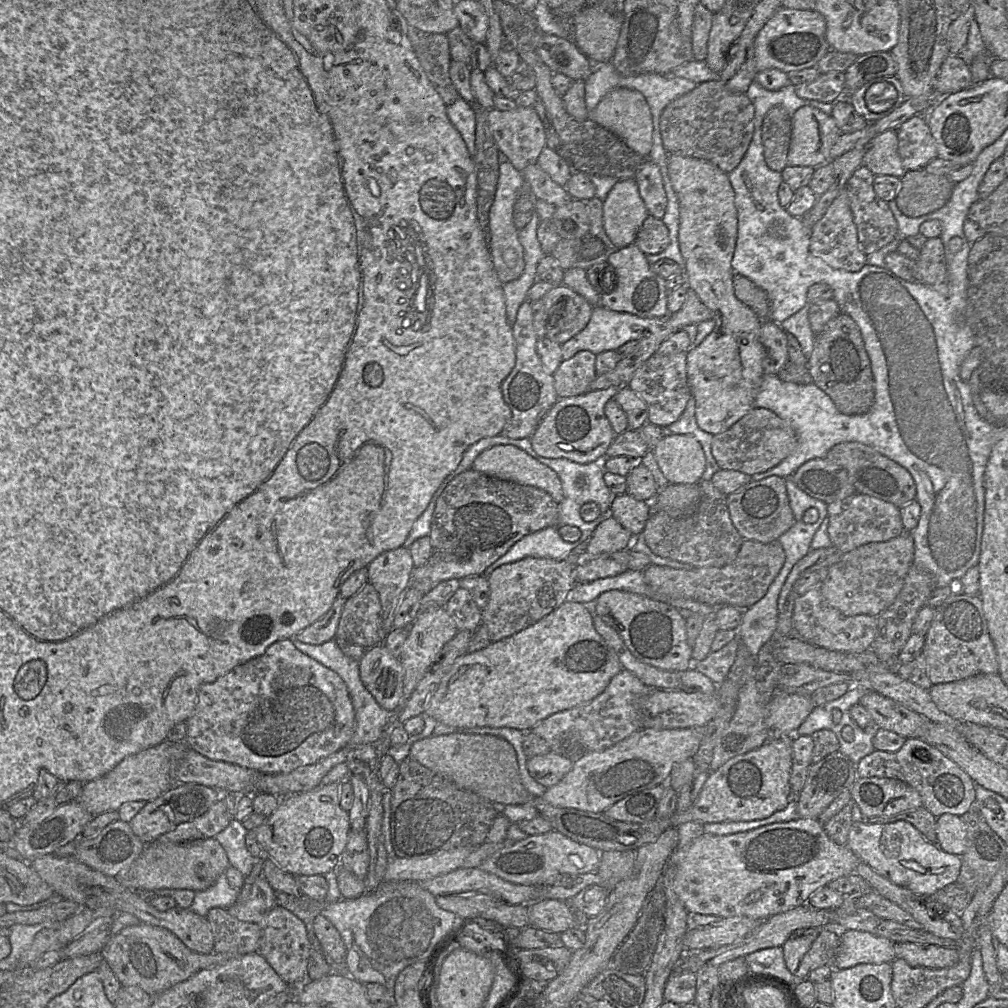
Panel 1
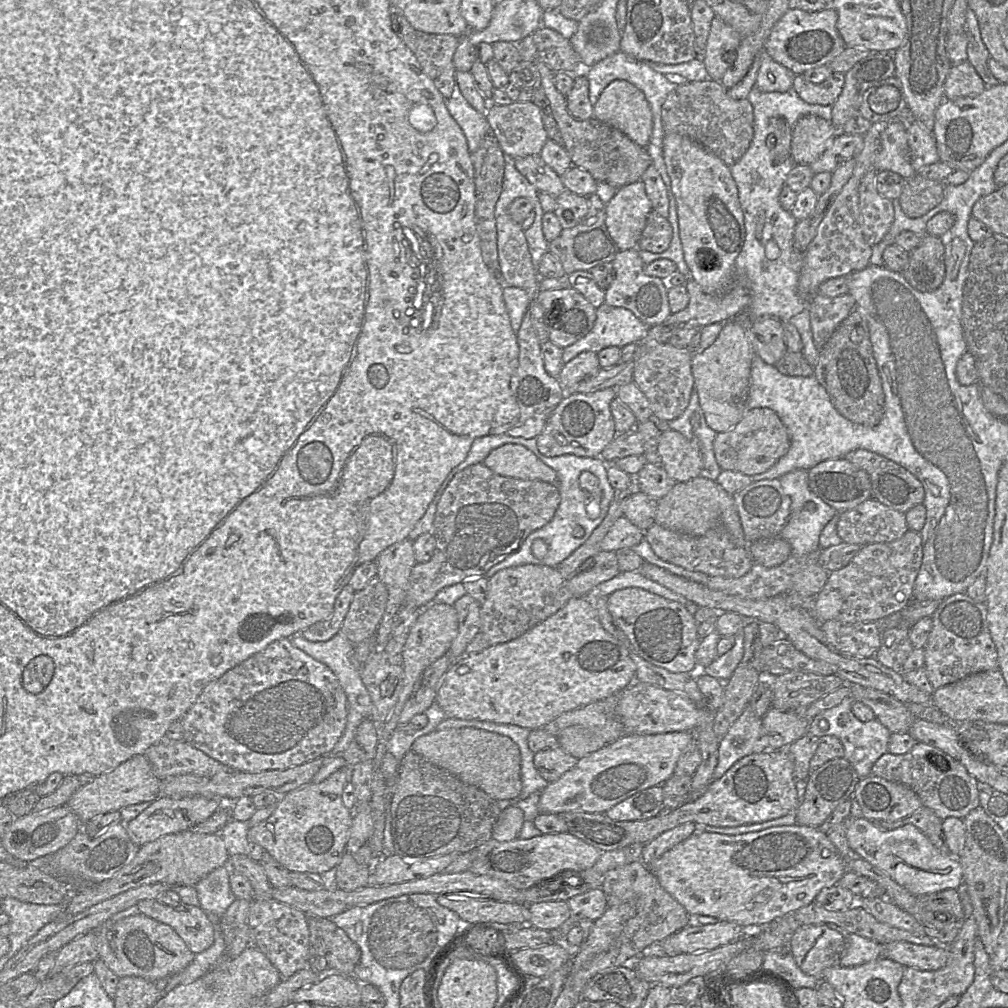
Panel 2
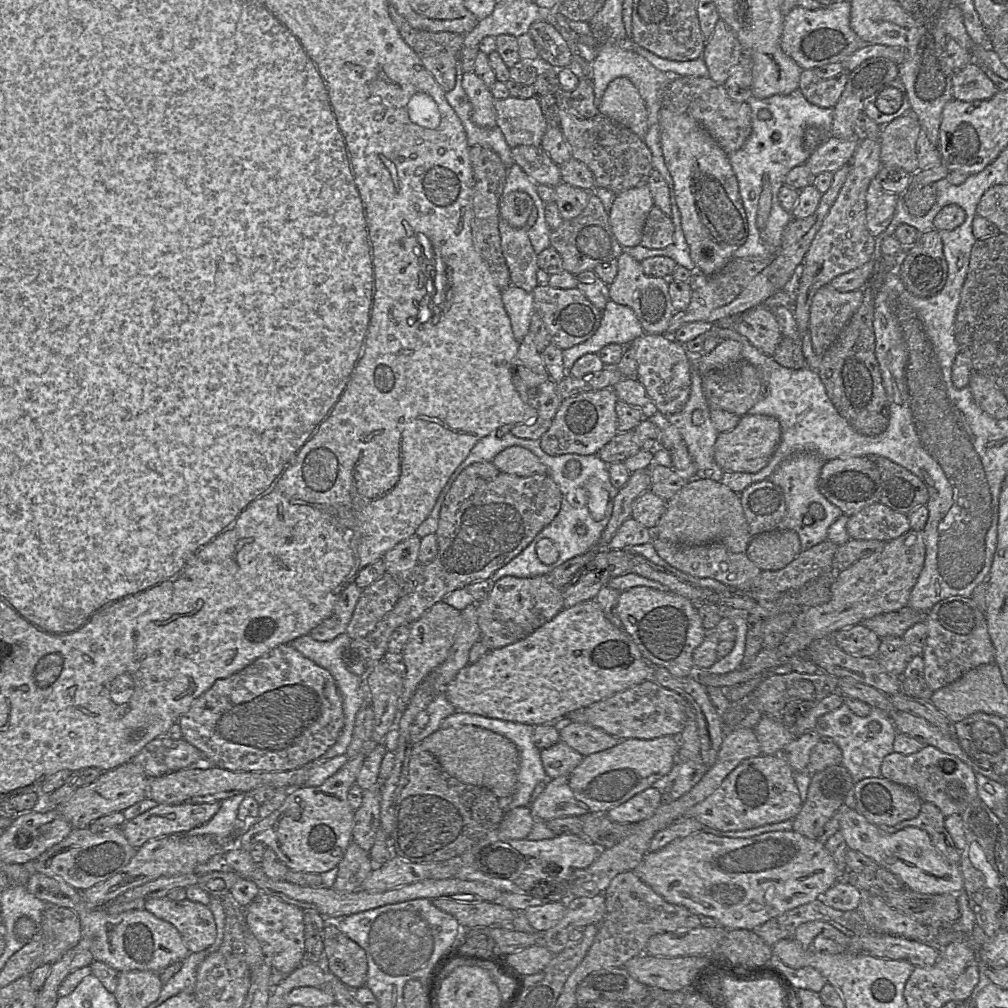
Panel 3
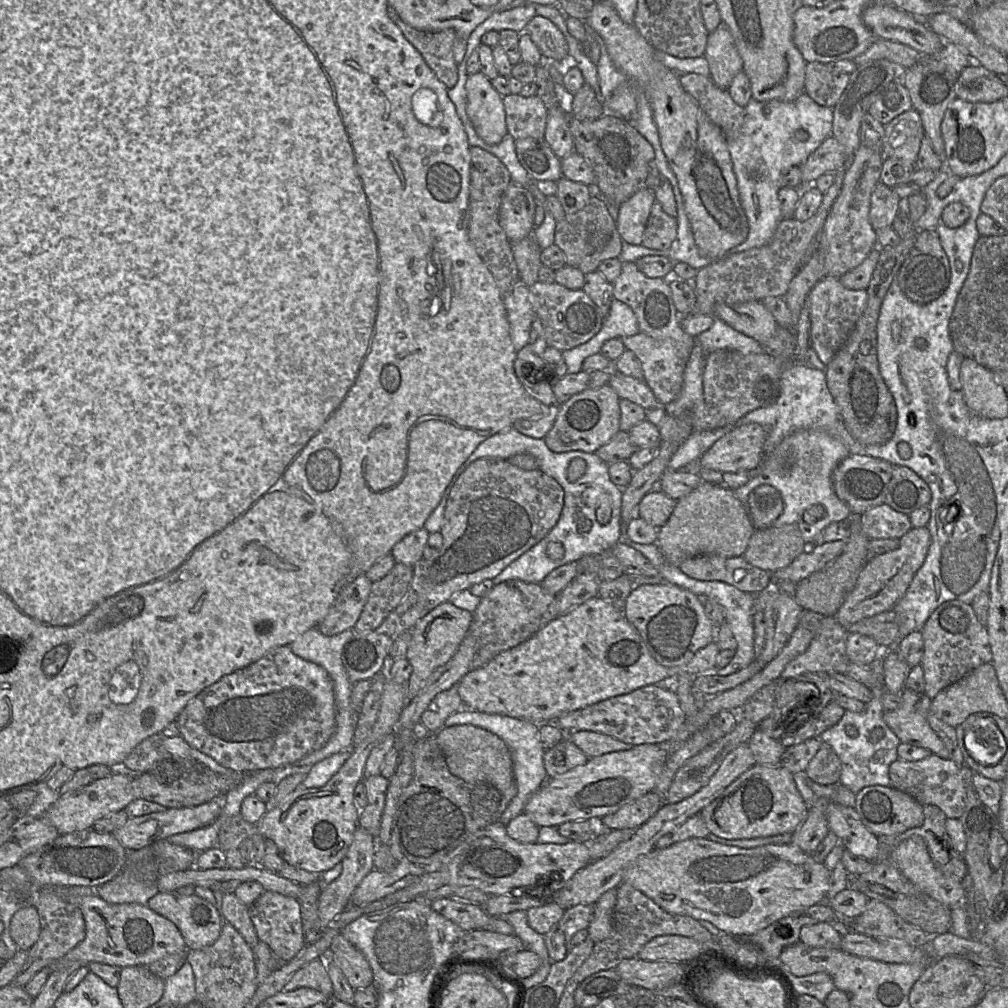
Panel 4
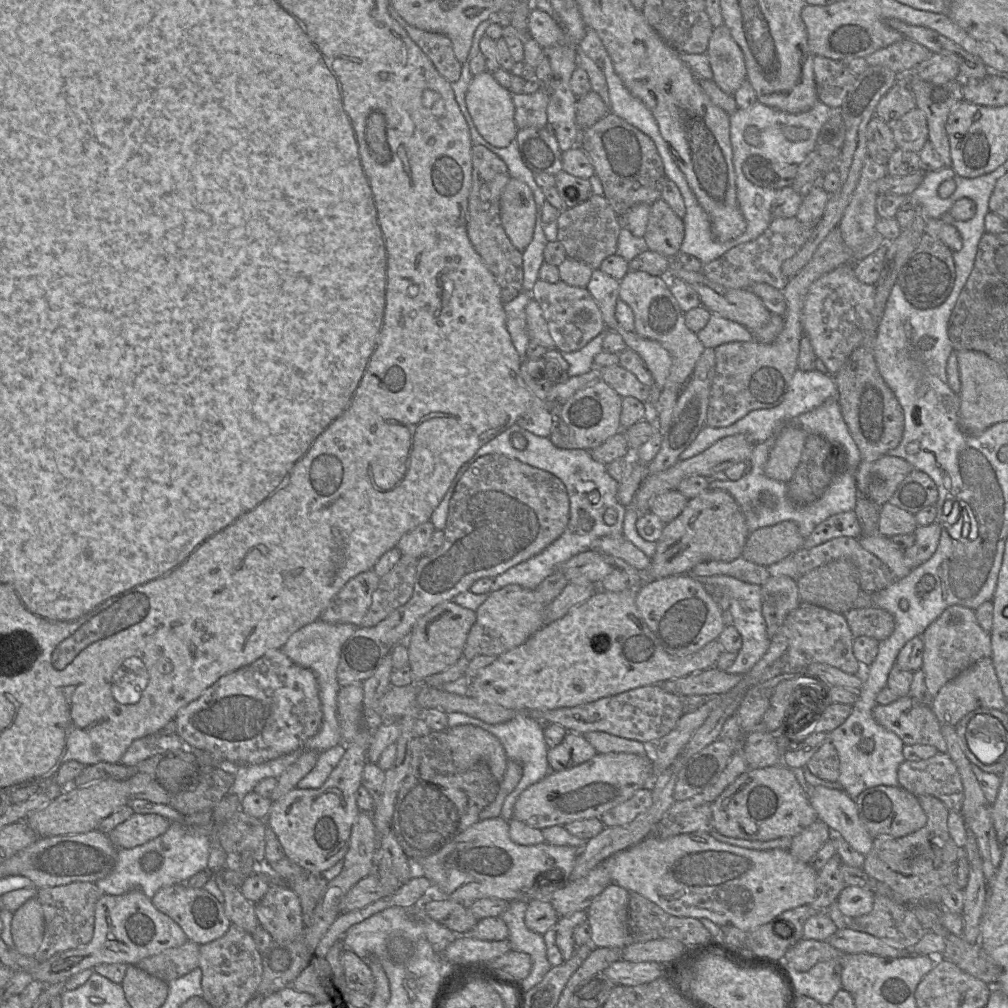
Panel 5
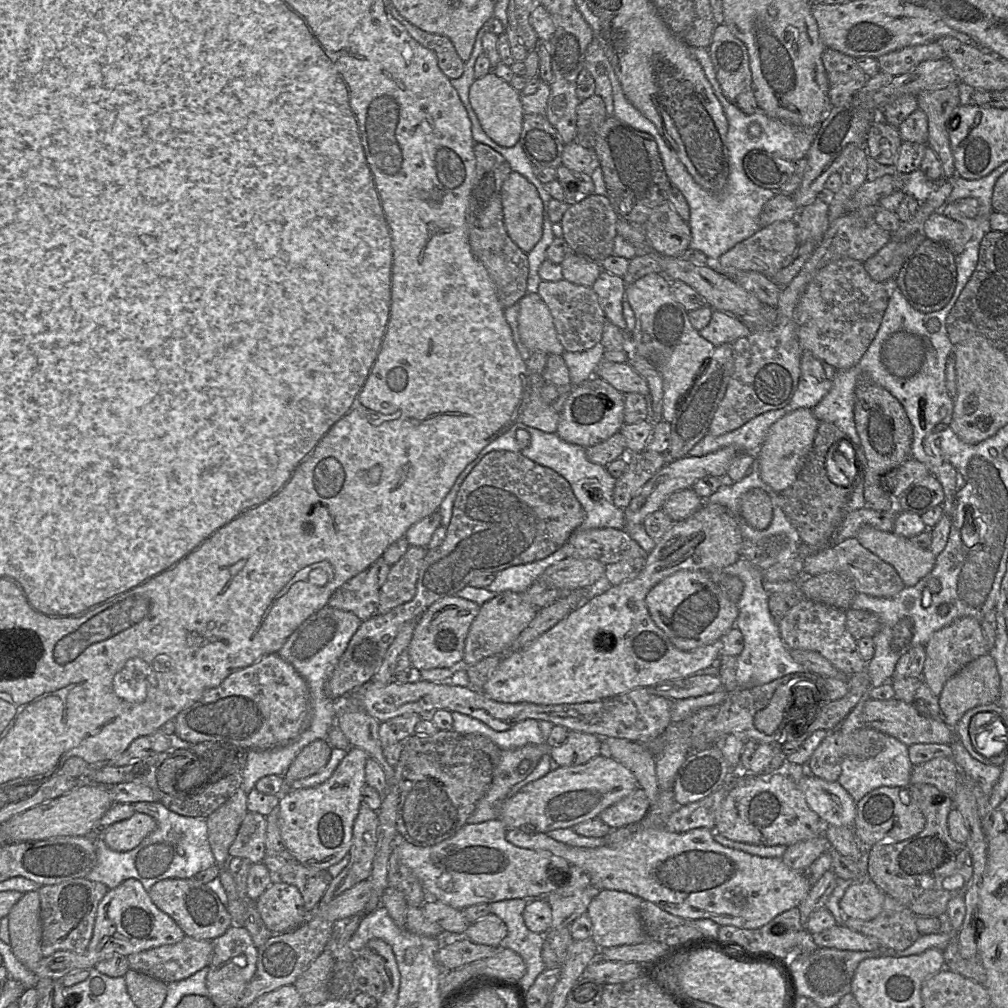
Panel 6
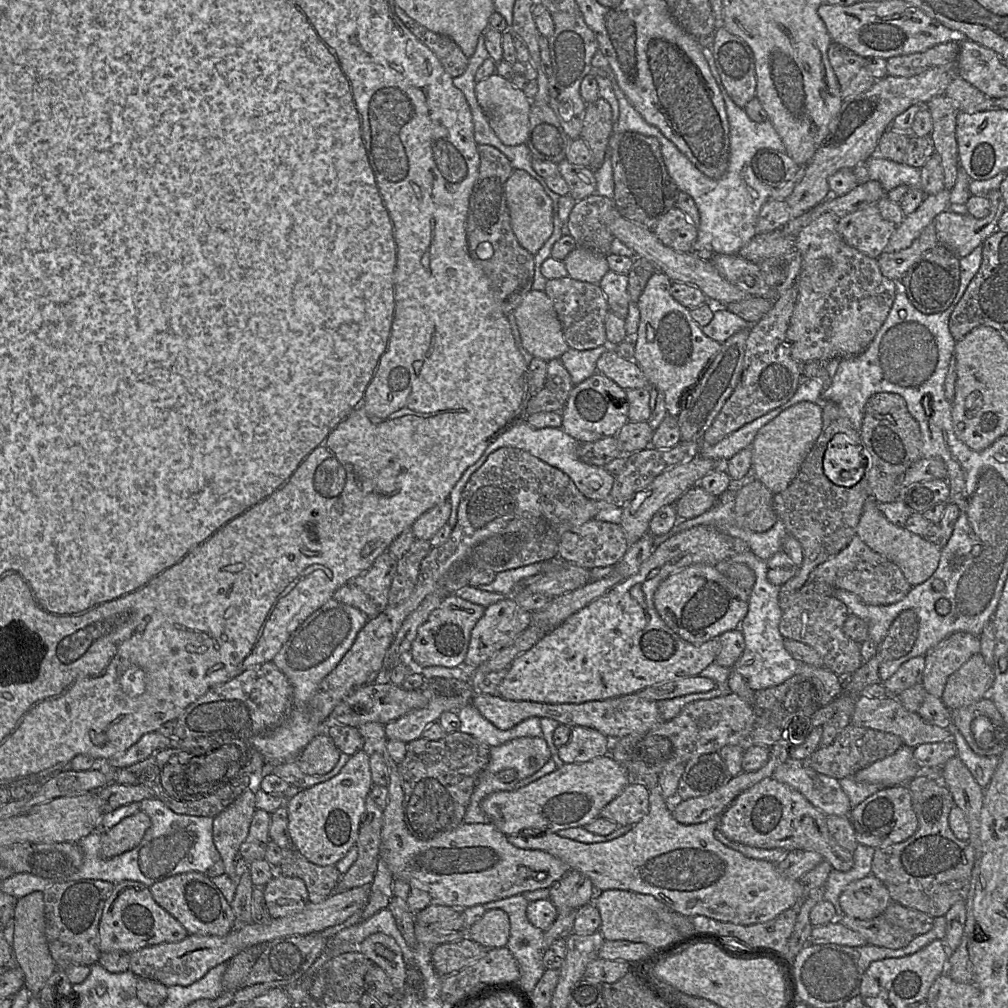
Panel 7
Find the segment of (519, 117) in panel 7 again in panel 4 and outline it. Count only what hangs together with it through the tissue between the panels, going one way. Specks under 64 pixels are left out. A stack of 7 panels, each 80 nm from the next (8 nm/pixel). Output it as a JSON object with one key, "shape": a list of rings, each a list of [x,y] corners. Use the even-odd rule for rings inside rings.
{"shape":[[[483,73],[468,75],[466,113],[477,135],[488,144],[498,144],[508,134],[503,96]]]}

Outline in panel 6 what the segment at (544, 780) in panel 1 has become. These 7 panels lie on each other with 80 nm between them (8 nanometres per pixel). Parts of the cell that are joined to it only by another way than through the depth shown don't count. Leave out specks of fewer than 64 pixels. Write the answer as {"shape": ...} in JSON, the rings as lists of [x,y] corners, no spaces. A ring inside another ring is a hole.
{"shape":[[[569,731],[561,746],[549,748],[549,754],[556,767],[582,765],[602,755],[602,738],[579,731]]]}

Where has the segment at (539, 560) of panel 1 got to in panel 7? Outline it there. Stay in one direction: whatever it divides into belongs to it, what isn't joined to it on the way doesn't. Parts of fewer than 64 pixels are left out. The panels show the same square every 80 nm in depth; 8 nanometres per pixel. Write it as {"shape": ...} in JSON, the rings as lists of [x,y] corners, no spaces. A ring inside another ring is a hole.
{"shape":[[[513,597],[487,606],[471,631],[465,664],[479,667],[513,642],[530,623],[531,612],[522,609]]]}

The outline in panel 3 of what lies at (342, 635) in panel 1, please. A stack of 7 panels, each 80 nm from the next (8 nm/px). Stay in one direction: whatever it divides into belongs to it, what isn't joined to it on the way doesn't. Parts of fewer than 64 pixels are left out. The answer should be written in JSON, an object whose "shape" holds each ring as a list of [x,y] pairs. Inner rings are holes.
{"shape":[[[389,573],[362,590],[345,633],[351,639],[365,637],[390,612],[402,593],[401,584]]]}

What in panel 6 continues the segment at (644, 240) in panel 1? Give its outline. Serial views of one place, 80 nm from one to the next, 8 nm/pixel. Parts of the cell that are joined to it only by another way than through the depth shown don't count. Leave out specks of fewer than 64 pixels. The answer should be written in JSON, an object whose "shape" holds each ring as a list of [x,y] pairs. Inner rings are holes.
{"shape":[[[668,201],[658,206],[641,226],[650,247],[657,253],[679,257],[689,248],[690,226]]]}

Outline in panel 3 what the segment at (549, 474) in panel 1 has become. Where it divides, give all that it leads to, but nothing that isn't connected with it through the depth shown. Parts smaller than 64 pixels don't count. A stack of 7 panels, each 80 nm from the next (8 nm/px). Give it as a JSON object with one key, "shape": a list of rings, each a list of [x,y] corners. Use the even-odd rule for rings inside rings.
{"shape":[[[510,446],[499,452],[491,461],[500,471],[521,477],[547,475],[547,467],[539,458],[521,446]]]}

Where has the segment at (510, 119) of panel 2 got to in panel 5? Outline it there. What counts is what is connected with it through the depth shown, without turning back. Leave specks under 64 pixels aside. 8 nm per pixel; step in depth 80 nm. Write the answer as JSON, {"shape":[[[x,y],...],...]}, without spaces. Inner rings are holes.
{"shape":[[[537,90],[532,94],[514,94],[514,121],[518,129],[544,128],[547,126],[547,106],[550,93]]]}

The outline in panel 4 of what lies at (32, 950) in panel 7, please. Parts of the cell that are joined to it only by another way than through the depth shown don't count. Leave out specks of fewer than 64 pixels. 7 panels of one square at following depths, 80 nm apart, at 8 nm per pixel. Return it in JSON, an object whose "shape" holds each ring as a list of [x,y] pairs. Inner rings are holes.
{"shape":[[[33,904],[25,905],[12,917],[10,933],[19,950],[30,950],[38,941],[40,930],[39,914]]]}

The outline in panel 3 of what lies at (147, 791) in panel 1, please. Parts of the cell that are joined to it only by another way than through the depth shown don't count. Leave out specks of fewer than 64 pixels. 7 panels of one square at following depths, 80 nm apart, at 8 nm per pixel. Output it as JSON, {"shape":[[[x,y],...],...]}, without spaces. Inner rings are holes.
{"shape":[[[127,762],[115,769],[102,771],[92,783],[79,787],[64,802],[54,806],[73,829],[87,828],[94,820],[126,808],[146,798],[148,776],[140,766]]]}

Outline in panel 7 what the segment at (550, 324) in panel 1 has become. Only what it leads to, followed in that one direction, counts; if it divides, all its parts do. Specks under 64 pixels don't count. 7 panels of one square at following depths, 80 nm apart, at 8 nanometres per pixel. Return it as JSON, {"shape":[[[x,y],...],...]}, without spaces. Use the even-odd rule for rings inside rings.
{"shape":[[[566,276],[547,279],[544,292],[553,303],[564,339],[570,348],[587,350],[606,344],[605,318],[609,306],[599,284],[583,282]]]}

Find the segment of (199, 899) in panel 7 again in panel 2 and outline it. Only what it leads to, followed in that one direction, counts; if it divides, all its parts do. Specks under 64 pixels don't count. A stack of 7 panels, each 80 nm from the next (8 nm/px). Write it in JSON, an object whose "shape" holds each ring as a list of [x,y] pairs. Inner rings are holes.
{"shape":[[[144,899],[137,903],[140,913],[169,925],[196,955],[214,943],[214,924],[200,907],[180,902],[177,906]]]}

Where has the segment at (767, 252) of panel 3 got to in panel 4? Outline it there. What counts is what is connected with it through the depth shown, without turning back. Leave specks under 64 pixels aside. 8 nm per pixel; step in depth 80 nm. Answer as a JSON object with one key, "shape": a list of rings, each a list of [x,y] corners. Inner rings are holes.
{"shape":[[[778,192],[774,193],[774,202],[767,203],[767,206],[759,205],[759,209],[758,217],[755,215],[755,217],[750,216],[751,219],[748,219],[749,232],[747,239],[730,249],[727,252],[728,255],[764,246],[773,238],[779,222],[784,218],[780,208]]]}

